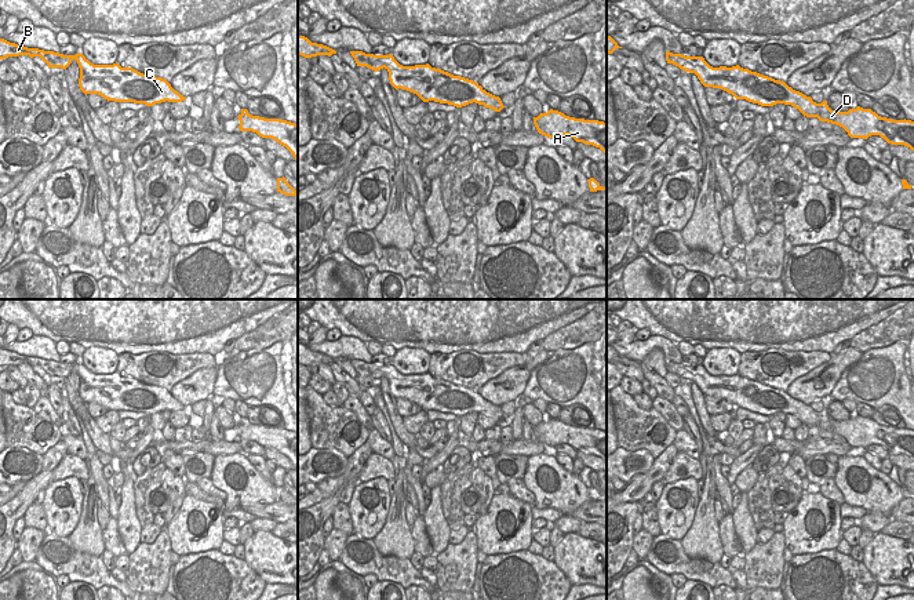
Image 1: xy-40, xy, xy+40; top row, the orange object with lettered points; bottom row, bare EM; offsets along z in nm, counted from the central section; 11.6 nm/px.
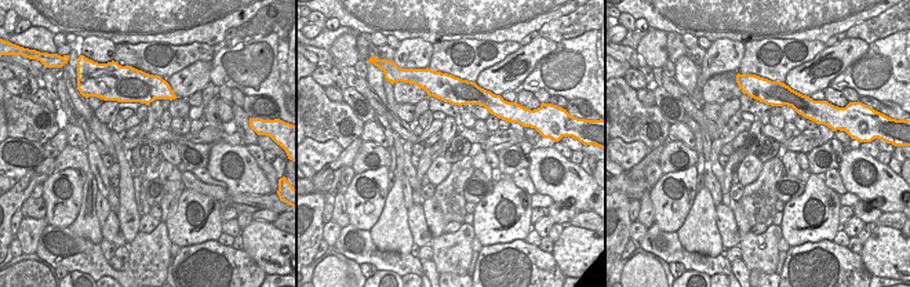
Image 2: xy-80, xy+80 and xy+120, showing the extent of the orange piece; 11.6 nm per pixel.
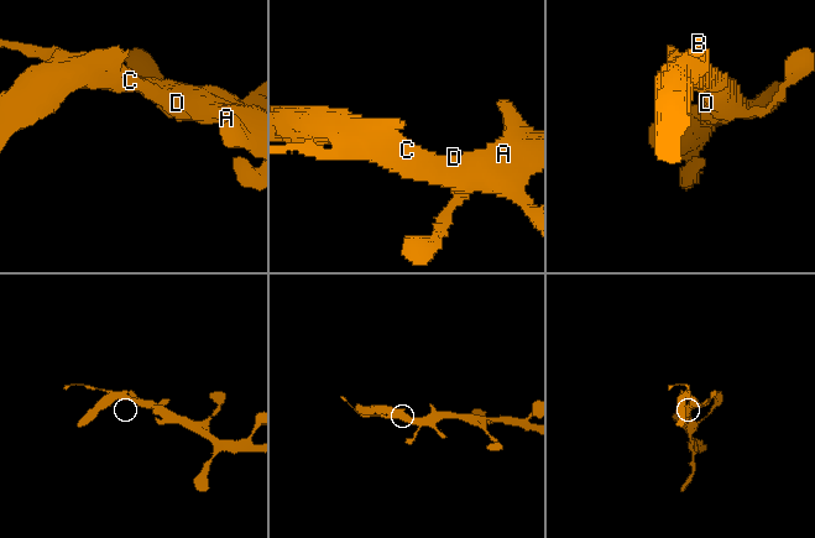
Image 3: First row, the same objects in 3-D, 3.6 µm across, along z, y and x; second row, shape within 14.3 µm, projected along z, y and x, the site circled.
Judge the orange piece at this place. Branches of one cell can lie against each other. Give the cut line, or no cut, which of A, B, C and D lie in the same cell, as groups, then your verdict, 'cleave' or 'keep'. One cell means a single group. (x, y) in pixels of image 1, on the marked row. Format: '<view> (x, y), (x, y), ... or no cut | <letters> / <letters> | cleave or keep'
xy+40 (694, 57), (694, 68), (689, 72) | A C D / B | cleave

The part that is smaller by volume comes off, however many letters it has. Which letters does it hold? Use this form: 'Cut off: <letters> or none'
Cut off: B

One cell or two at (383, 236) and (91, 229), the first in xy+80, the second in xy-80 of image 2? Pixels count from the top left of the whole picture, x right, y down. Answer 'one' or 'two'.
one

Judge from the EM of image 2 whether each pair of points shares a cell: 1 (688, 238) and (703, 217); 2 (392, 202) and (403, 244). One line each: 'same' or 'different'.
1: same
2: same

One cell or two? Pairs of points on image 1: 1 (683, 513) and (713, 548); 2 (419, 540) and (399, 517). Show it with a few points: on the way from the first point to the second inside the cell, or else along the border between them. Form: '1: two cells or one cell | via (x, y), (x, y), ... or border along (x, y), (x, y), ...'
1: two cells | border along (699, 500), (692, 524), (680, 540)
2: two cells | border along (410, 527), (415, 551)

